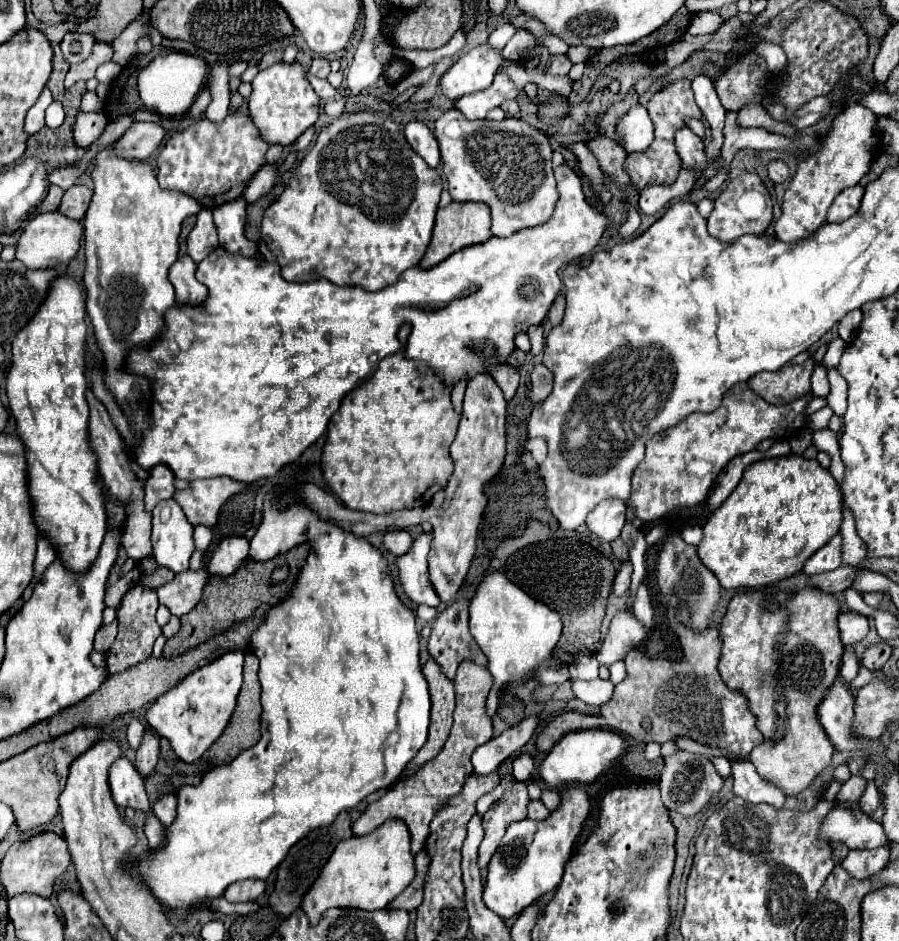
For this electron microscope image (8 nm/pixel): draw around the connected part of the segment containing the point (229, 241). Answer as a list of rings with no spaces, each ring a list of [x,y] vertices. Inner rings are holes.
[[[245,198],[225,202],[213,210],[213,220],[219,230],[219,244],[233,254],[257,256],[255,242],[245,238]]]

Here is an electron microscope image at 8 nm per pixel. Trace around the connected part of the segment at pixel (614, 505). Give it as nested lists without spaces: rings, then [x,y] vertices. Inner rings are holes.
[[[605,500],[587,518],[589,530],[605,542],[617,540],[623,524],[625,524],[625,502],[623,500]]]

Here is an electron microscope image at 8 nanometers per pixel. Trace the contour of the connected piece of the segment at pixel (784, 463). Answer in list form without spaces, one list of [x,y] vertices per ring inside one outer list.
[[[793,454],[783,458],[759,460],[745,468],[739,486],[703,524],[703,540],[697,546],[697,554],[703,564],[719,578],[723,588],[759,588],[799,574],[807,558],[823,548],[831,540],[831,536],[839,532],[841,522],[843,496],[839,484],[831,476],[831,472],[817,460],[807,460]]]

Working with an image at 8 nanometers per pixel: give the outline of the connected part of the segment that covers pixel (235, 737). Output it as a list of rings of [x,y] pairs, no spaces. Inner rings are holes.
[[[247,652],[245,654],[245,668],[243,668],[243,686],[241,686],[241,692],[239,692],[239,698],[237,698],[237,708],[229,720],[229,726],[223,730],[221,738],[217,738],[217,742],[213,742],[213,746],[193,764],[187,764],[183,762],[181,758],[177,758],[177,754],[173,754],[173,748],[169,746],[167,740],[161,742],[161,758],[165,760],[165,764],[173,770],[173,772],[179,772],[179,774],[205,774],[207,770],[215,768],[215,766],[221,766],[221,764],[229,764],[237,758],[239,752],[255,746],[261,738],[261,732],[259,732],[259,714],[261,714],[261,702],[259,702],[259,658],[253,654],[253,652]]]

